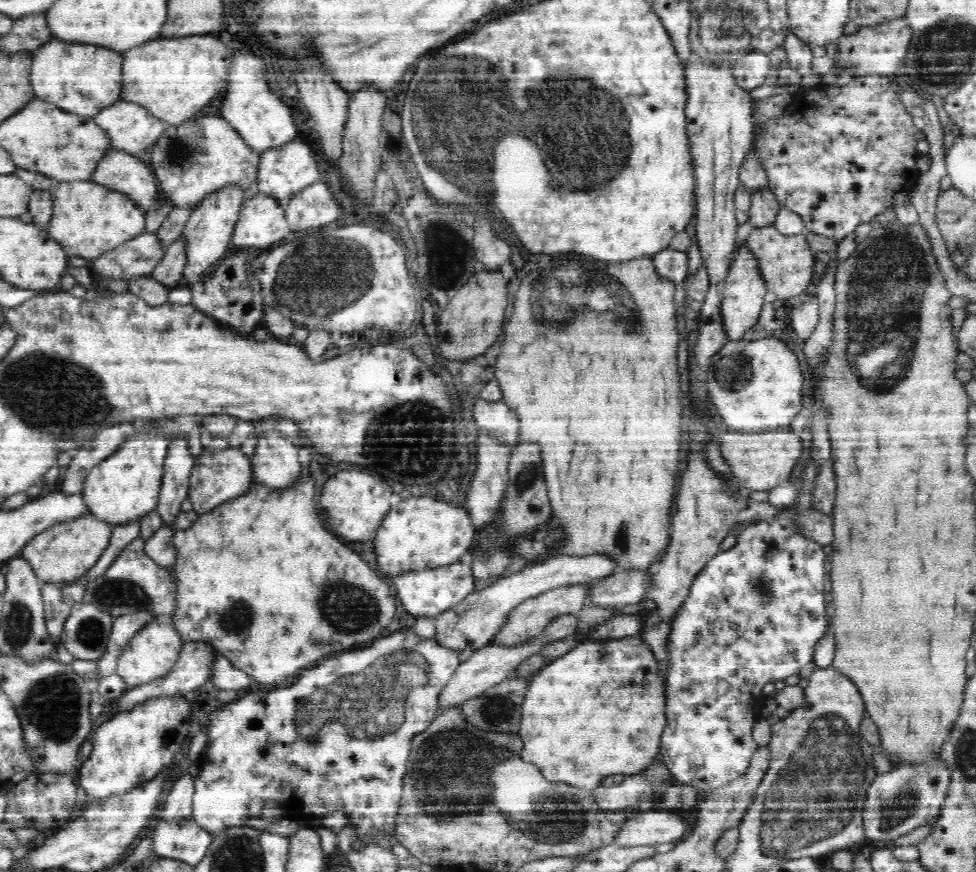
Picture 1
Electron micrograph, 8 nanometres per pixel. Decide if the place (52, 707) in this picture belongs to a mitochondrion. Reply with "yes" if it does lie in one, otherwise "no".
yes

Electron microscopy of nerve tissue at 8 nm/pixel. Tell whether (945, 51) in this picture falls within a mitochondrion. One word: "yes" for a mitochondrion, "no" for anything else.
yes

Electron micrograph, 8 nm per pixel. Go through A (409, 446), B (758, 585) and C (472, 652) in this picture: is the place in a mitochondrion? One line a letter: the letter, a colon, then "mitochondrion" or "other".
A: mitochondrion
B: mitochondrion
C: other

